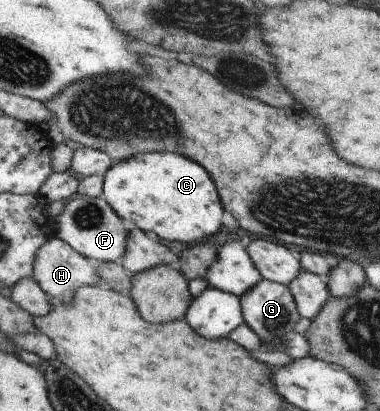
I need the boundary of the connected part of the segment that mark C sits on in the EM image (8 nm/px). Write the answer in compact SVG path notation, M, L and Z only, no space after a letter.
M146 152L138 156L115 161L104 176L104 197L122 220L131 227L140 228L144 232L156 234L159 238L170 242L184 242L186 246L200 244L205 238L216 236L224 222L225 206L222 204L218 188L210 174L196 164L194 160L174 154L174 152Z

